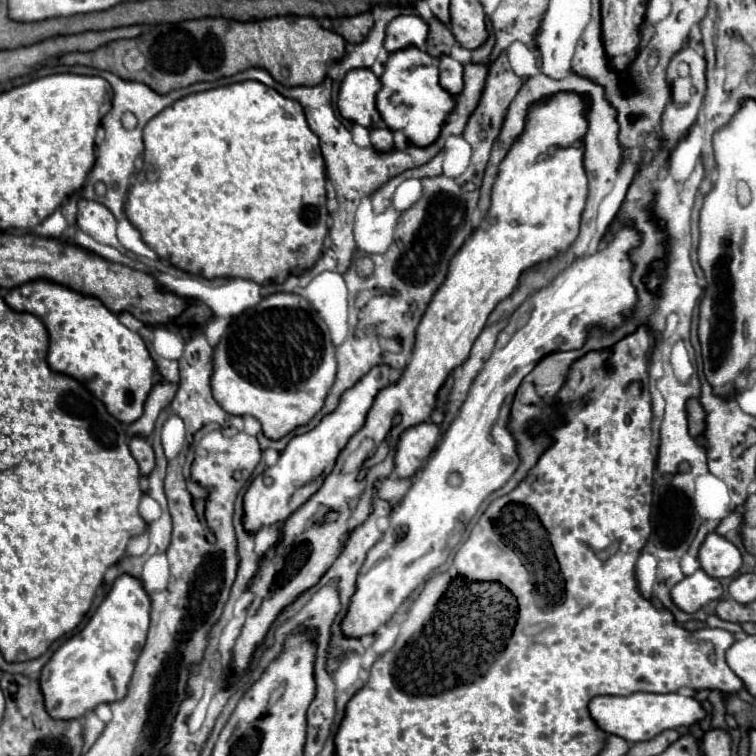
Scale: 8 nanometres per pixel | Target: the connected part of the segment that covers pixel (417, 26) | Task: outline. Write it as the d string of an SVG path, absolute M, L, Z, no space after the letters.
M397 16L387 26L387 38L385 38L385 50L397 52L409 46L423 48L427 38L427 22L419 16Z

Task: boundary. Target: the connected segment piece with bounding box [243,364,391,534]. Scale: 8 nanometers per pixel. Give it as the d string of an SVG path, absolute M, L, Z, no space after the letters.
M387 364L371 368L353 388L349 388L331 414L327 414L313 430L307 434L295 436L287 448L281 452L279 462L259 474L247 488L243 496L243 528L251 534L263 530L263 526L273 526L285 518L289 518L299 506L303 506L325 482L331 474L339 452L345 448L349 438L361 430L365 424L367 412L373 406L373 400L381 388L389 384L391 368Z

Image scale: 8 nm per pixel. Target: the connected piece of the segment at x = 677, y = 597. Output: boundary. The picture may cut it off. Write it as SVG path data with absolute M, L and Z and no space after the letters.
M697 570L695 574L685 576L679 584L671 588L671 600L683 612L693 614L705 608L711 600L717 600L721 592L723 588L715 578L707 576L703 570Z

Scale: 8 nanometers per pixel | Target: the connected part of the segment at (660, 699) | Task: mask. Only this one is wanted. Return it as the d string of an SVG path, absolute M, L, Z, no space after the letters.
M635 692L631 696L595 696L589 702L589 714L605 734L621 736L627 742L641 742L655 738L667 728L691 726L705 716L705 710L691 696Z

